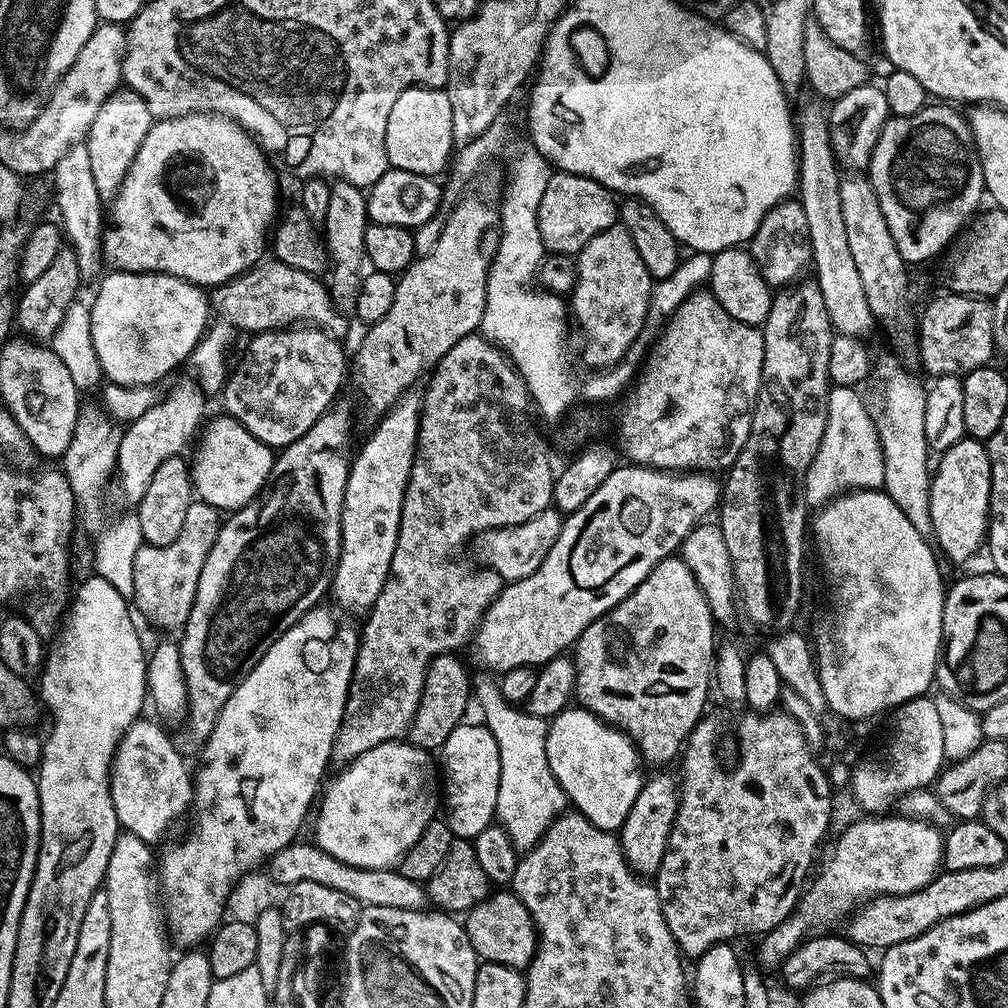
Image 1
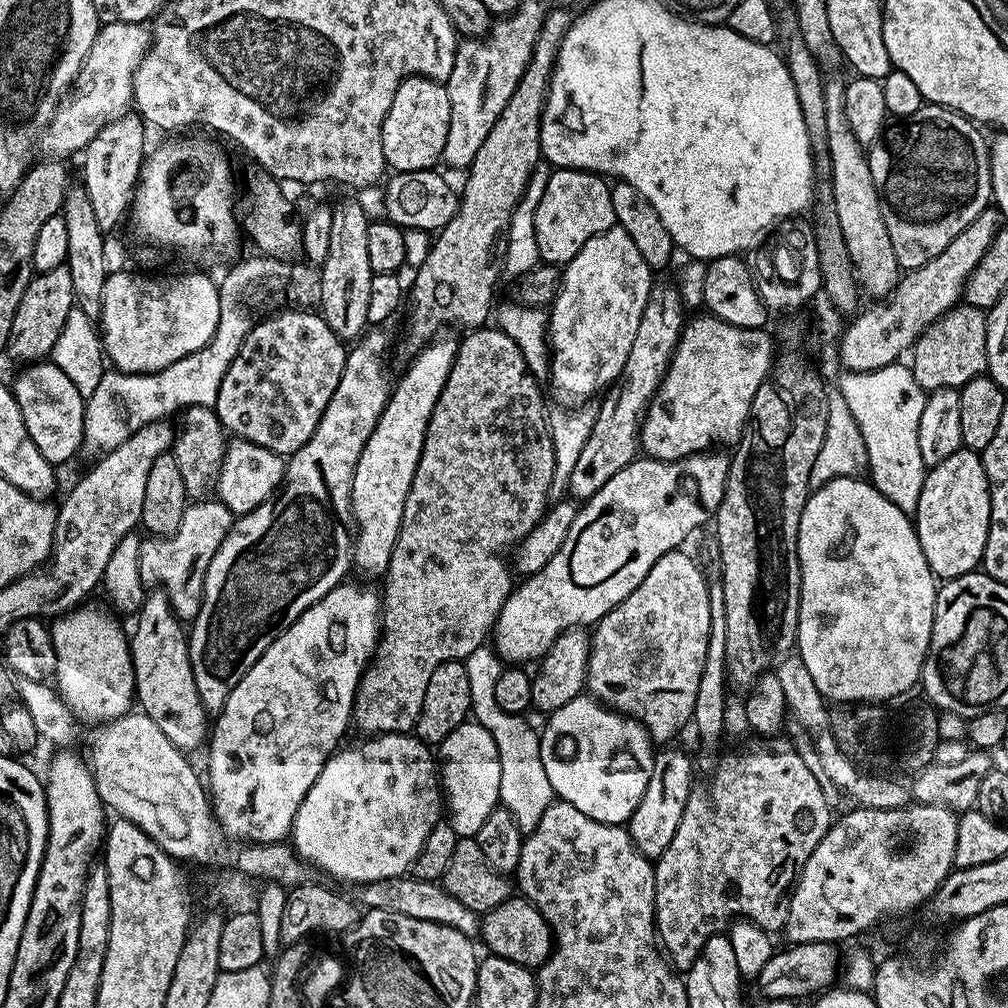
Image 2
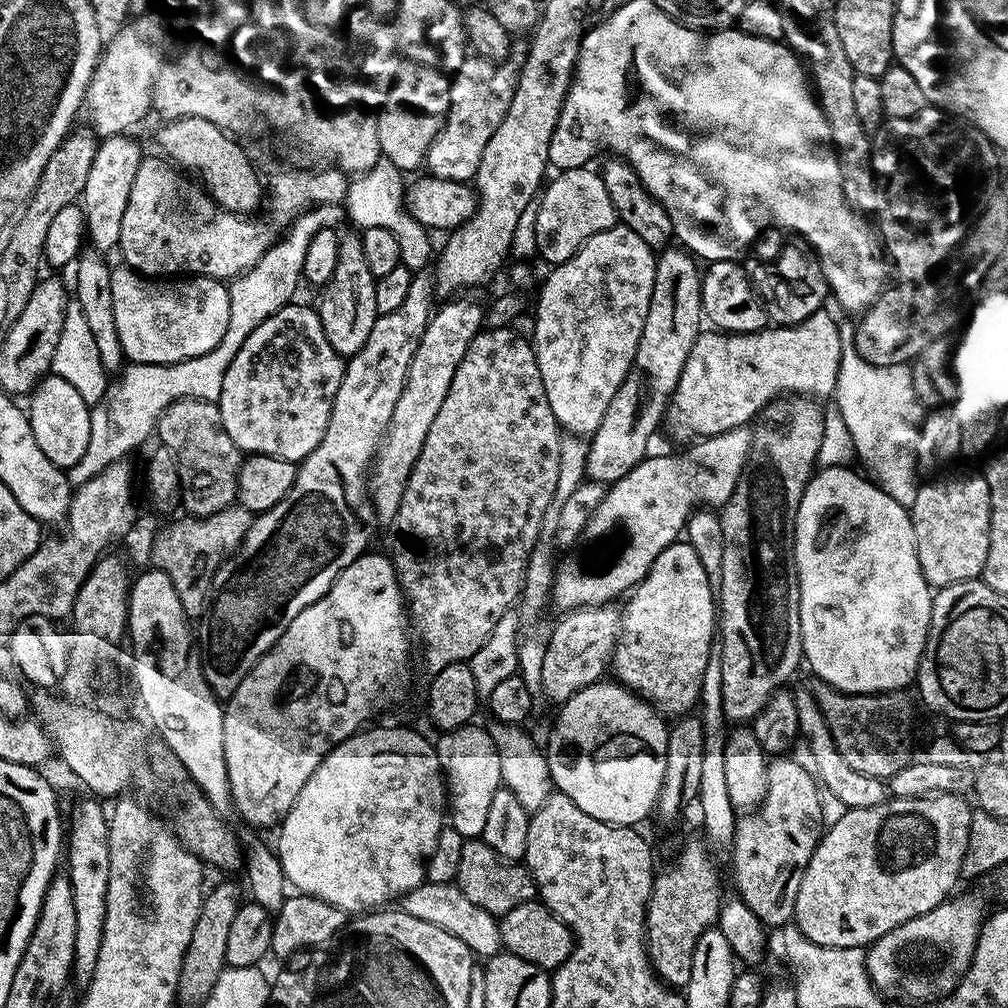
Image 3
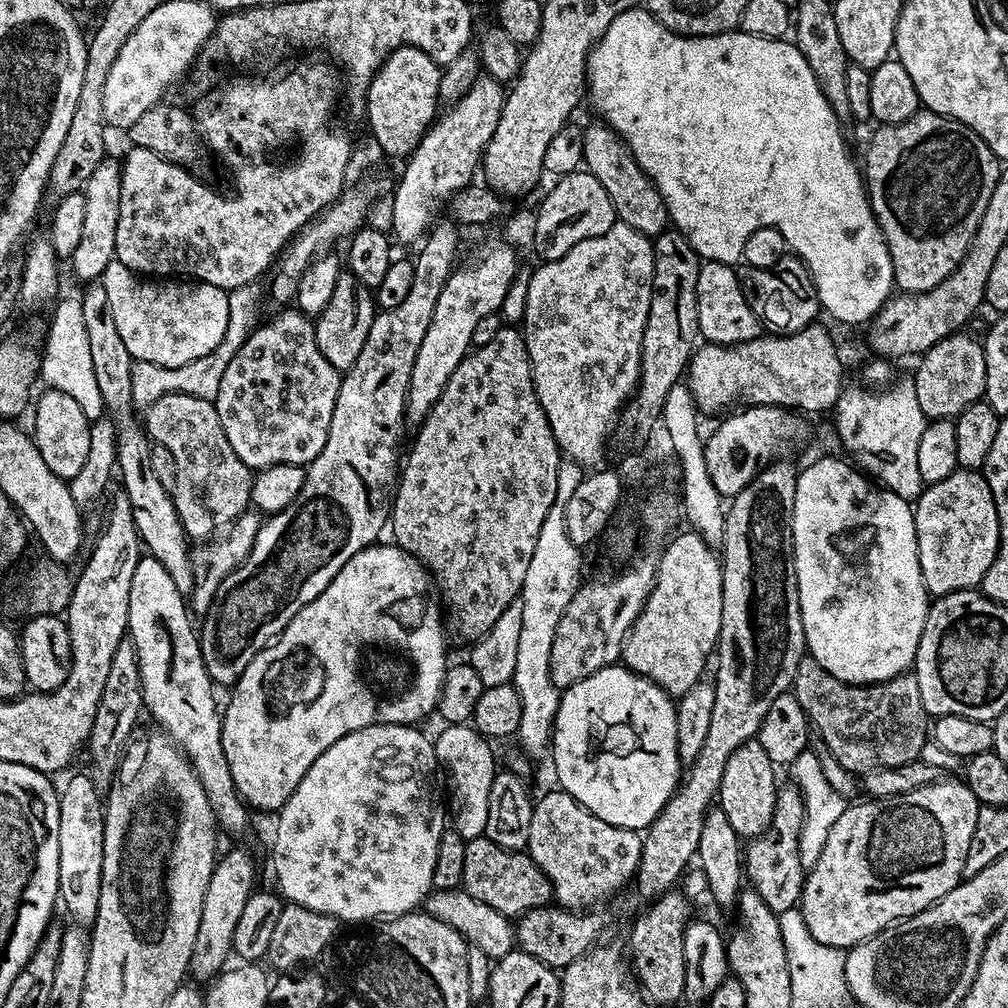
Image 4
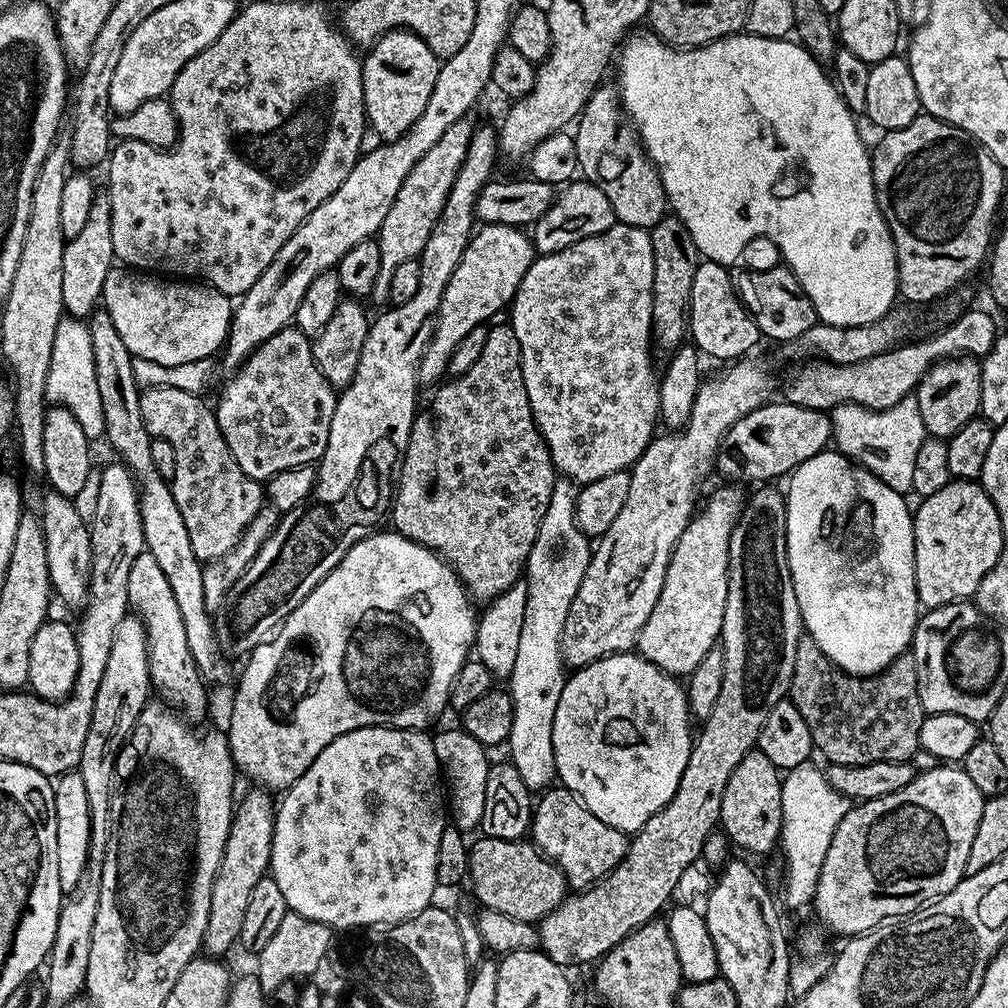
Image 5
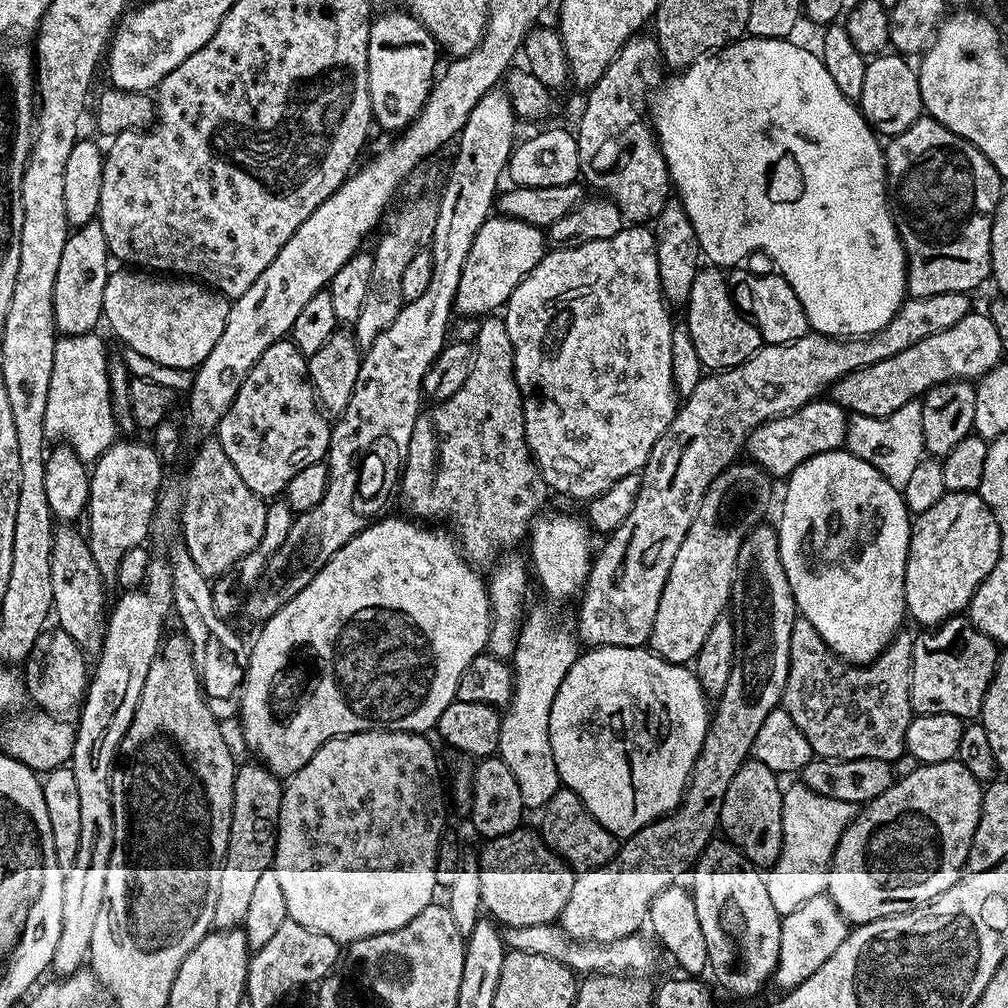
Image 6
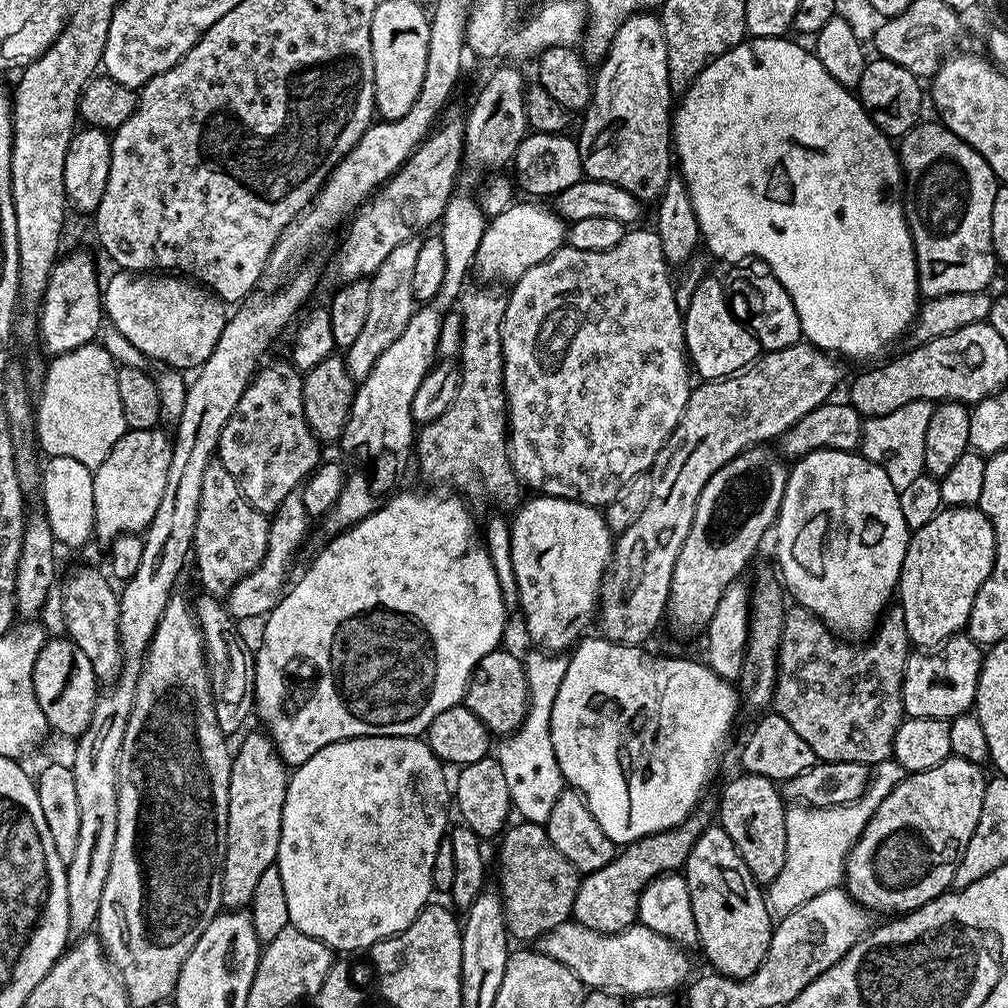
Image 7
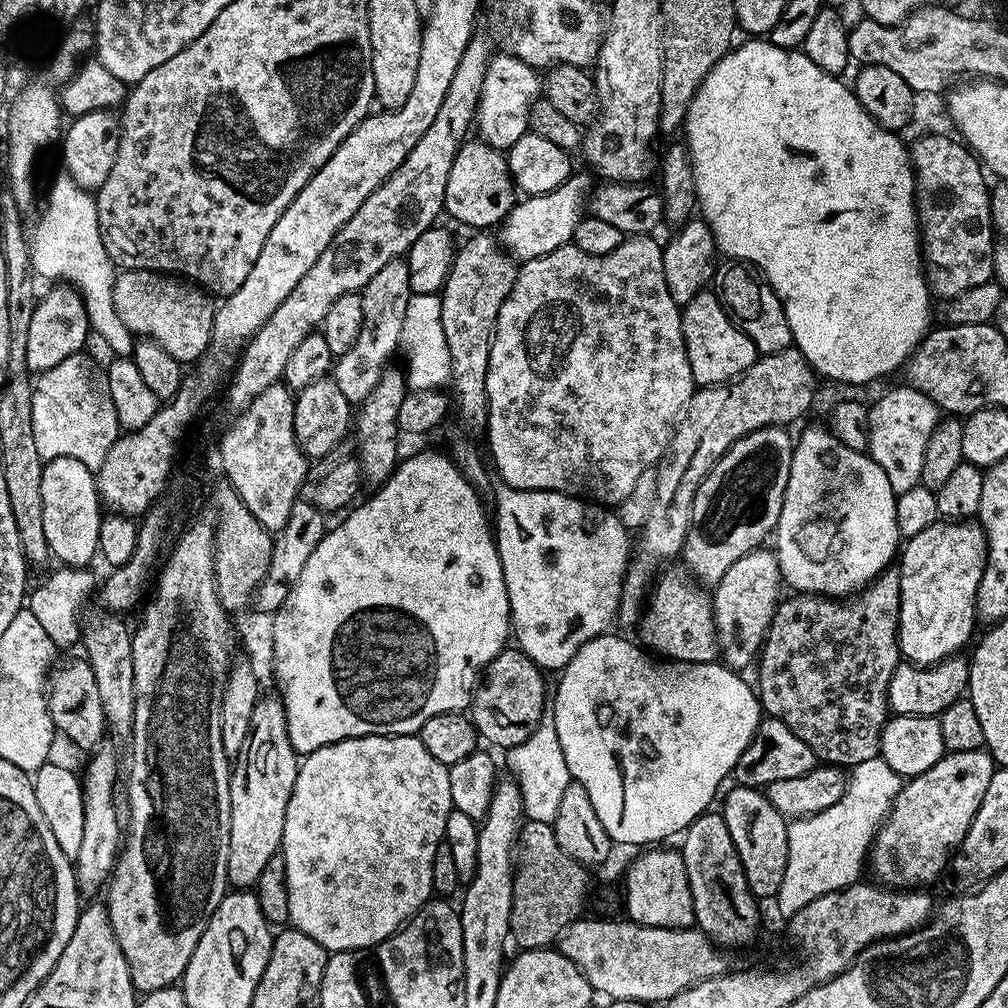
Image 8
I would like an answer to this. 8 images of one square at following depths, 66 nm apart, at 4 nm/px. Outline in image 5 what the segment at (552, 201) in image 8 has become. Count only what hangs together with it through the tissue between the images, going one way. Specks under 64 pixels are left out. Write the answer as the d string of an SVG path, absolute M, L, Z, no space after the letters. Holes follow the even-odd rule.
M486 224L473 231L450 282L442 294L440 313L436 315L436 329L420 359L419 379L439 381L448 371L448 363L462 338L474 330L474 326L488 324L491 316L507 309L516 297L518 286L530 270L534 259L534 245L527 231L505 224Z

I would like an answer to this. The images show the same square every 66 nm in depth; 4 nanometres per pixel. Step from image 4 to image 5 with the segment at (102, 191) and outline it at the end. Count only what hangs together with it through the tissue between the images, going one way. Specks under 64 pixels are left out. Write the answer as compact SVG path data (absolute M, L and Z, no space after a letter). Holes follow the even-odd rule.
M97 195L90 206L83 230L67 241L62 254L62 302L72 318L88 318L104 296L106 274L114 266L114 242L110 238L110 202L107 195Z

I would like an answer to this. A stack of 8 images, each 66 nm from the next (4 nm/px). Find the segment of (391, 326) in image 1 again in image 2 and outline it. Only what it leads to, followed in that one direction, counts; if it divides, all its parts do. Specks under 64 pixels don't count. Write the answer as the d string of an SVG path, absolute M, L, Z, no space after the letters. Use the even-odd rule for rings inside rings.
M553 7L544 17L538 42L534 42L534 54L514 94L510 94L506 110L502 110L498 122L494 122L490 134L486 134L482 150L474 154L474 162L466 170L468 177L464 180L464 192L462 188L459 193L460 204L454 218L435 233L426 260L415 269L416 277L406 300L408 330L400 344L405 357L415 356L437 332L449 326L471 330L487 325L488 315L491 312L493 315L492 295L496 292L496 279L502 276L502 249L508 227L532 172L542 160L540 119L548 100L548 87L552 85L558 50L569 23L570 16L560 8Z

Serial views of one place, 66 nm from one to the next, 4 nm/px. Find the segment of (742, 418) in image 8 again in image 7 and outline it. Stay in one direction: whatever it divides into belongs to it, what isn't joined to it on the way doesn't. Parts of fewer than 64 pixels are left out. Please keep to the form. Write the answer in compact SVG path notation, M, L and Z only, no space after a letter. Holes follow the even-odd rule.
M801 342L794 346L786 346L786 350L764 352L757 356L753 364L749 364L735 376L726 376L722 380L706 380L697 383L692 389L686 410L678 422L678 426L670 434L670 438L656 455L650 469L652 489L650 500L642 514L638 514L634 524L615 537L612 559L608 561L608 570L604 581L600 584L598 601L599 635L615 644L643 645L656 632L660 620L665 619L668 611L668 595L670 582L674 574L674 562L682 550L682 542L686 542L686 534L690 534L690 526L694 522L694 510L698 506L698 498L710 482L710 478L726 462L730 462L745 448L760 446L773 436L779 438L794 427L799 420L806 418L810 410L820 404L829 403L832 391L840 384L841 361L835 355L823 352L810 343Z

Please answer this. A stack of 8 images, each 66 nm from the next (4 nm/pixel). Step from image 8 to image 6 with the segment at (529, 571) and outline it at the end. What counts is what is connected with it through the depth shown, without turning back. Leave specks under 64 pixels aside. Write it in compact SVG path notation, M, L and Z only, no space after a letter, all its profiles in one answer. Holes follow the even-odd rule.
M541 515L530 529L530 568L534 573L535 583L537 580L544 587L545 594L556 600L564 600L572 595L575 597L583 589L594 559L594 544L592 548L588 541L589 525L576 516L543 516Z

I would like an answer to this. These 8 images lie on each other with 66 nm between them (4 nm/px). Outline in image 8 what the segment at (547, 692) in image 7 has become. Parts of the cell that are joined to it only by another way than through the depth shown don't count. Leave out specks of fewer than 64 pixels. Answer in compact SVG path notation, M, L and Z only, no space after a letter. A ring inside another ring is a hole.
M541 722L534 734L518 746L507 749L508 768L511 779L515 780L522 794L522 806L527 819L534 822L546 822L552 825L556 821L558 806L562 803L562 794L566 786L573 783L566 758L562 758L562 745L558 743L558 730L551 722Z

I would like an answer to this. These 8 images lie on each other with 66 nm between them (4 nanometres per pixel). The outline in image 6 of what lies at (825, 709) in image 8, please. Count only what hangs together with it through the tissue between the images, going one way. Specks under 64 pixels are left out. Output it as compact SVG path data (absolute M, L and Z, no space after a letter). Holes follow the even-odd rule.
M797 618L794 622L794 630L790 630L790 666L788 667L788 677L786 678L786 686L784 687L784 699L782 707L790 714L790 718L794 718L794 724L798 726L798 730L802 730L802 734L806 734L806 742L810 742L813 753L817 757L826 760L853 760L854 758L878 758L889 762L896 762L901 755L905 755L906 749L906 732L914 715L912 710L912 641L913 633L907 630L901 630L896 633L896 637L892 643L880 653L876 659L868 664L850 664L836 653L831 652L826 646L826 642L818 634L818 630L814 630L814 626L810 626L810 622L806 622L802 618Z

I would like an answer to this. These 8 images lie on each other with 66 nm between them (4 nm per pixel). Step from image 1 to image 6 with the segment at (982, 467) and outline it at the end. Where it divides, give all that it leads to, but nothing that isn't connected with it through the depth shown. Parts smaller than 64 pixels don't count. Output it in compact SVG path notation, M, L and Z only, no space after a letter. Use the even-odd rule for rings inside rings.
M979 491L945 492L930 510L919 513L911 521L908 537L908 561L904 579L904 606L909 617L912 616L920 626L935 626L944 623L951 616L959 616L972 601L972 595L980 583L994 570L1000 553L998 522L986 502L982 502Z

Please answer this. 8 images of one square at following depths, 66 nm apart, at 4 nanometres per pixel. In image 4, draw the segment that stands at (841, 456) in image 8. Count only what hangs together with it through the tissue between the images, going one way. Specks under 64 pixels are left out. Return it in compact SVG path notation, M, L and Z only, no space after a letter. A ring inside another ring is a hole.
M836 458L824 459L828 460L816 460L813 464L808 464L805 468L799 469L796 489L794 490L792 557L794 558L794 570L798 582L798 602L802 614L806 652L811 659L818 662L818 666L822 666L822 670L834 674L834 678L838 678L847 684L886 682L890 678L901 676L903 672L909 671L915 665L918 642L922 638L922 626L926 626L926 614L930 603L930 597L922 578L920 559L918 558L914 508L909 501L902 499L898 494L889 492L887 488L873 482L859 467L853 466L847 459L844 459L845 461L832 460Z

